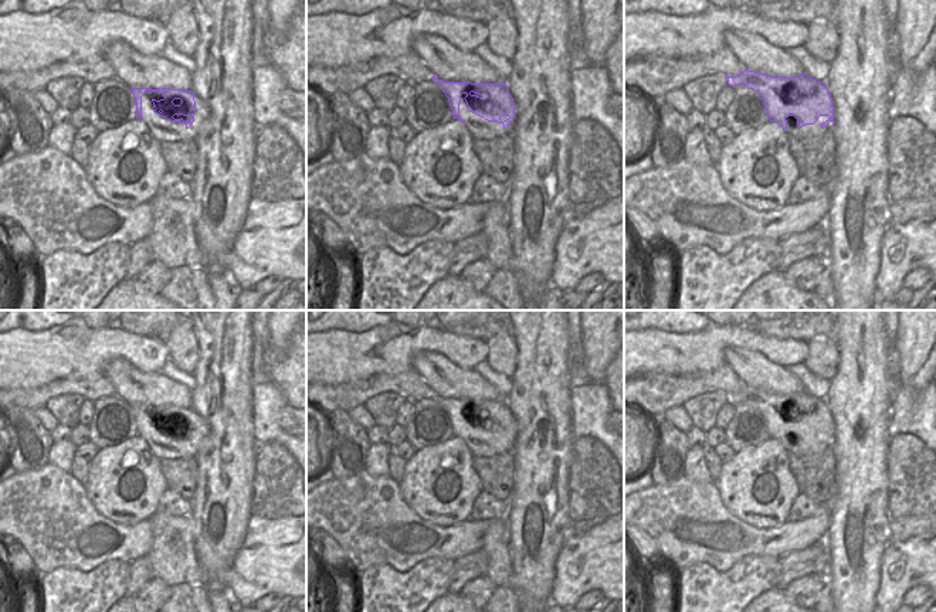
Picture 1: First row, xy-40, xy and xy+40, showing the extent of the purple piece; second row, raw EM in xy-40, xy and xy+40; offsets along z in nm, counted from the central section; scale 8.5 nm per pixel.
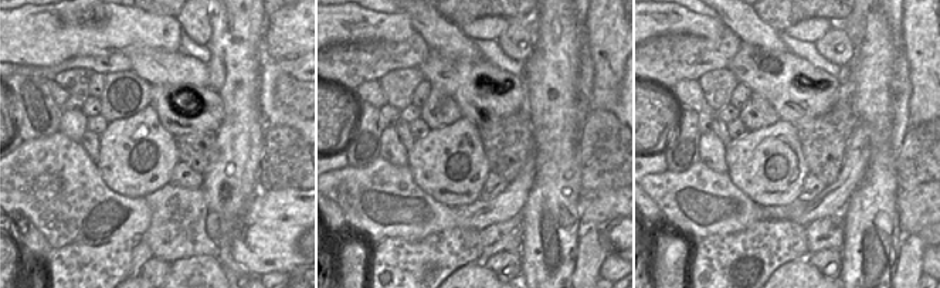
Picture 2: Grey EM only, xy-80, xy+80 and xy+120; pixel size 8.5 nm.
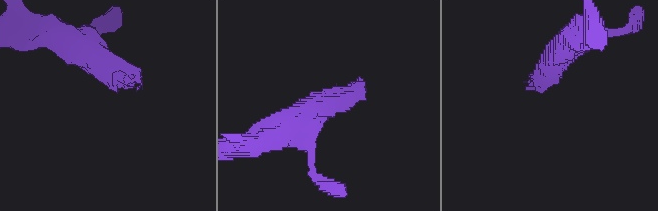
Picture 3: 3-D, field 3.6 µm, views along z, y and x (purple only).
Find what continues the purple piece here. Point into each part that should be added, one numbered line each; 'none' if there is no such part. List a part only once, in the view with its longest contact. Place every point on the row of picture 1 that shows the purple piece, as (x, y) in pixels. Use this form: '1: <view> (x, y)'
1: xy-40 (162, 129)

